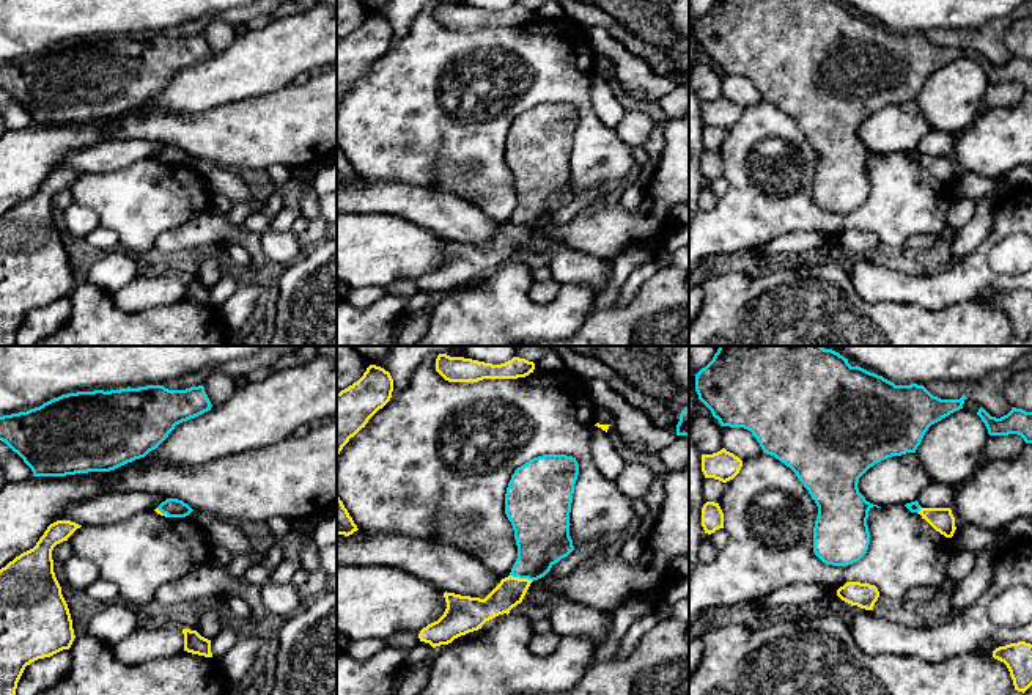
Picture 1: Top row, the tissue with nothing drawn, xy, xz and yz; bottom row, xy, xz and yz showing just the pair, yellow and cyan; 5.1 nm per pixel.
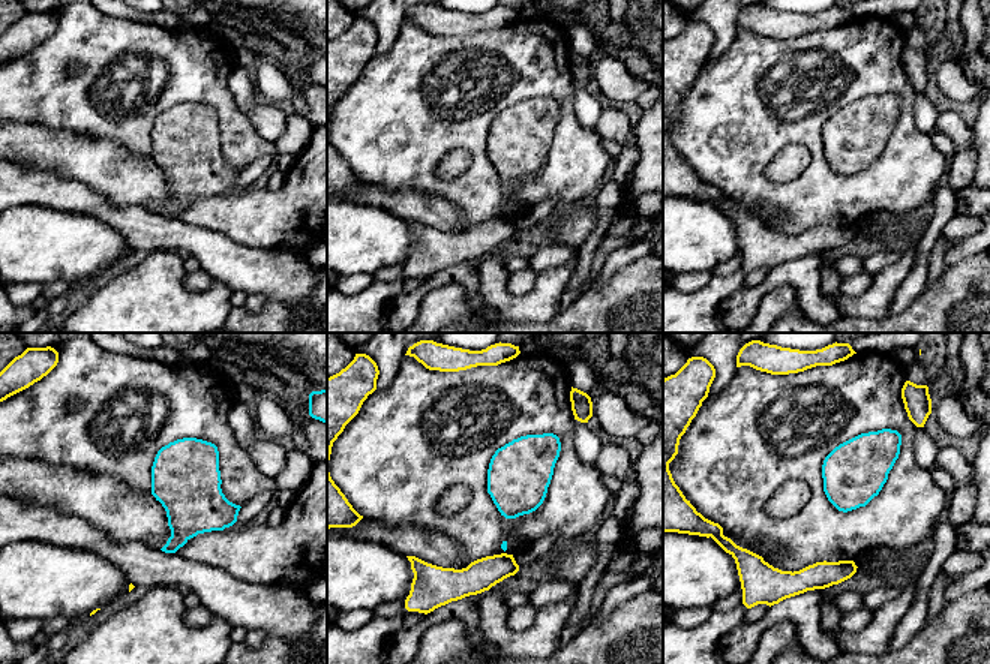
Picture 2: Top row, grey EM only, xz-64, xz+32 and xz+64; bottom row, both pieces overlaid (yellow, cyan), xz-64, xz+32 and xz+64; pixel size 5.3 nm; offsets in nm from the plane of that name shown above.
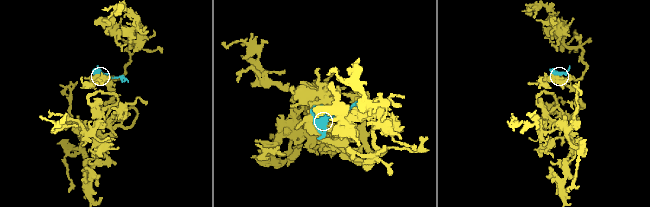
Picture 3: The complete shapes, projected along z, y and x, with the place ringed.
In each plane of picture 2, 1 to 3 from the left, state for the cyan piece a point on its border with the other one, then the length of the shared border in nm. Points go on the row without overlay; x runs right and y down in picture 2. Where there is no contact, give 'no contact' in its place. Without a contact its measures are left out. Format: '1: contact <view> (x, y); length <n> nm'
1: no contact
2: no contact
3: no contact

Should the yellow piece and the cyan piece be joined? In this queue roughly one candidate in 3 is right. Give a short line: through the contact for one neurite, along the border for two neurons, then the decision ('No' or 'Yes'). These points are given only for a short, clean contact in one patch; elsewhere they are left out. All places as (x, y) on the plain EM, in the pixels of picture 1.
Line: xz (510, 222), (532, 228). No

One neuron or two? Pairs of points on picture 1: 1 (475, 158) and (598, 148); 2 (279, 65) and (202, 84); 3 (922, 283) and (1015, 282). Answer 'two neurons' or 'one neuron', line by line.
1: one neuron
2: one neuron
3: one neuron

